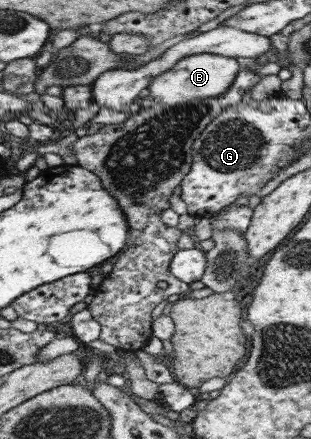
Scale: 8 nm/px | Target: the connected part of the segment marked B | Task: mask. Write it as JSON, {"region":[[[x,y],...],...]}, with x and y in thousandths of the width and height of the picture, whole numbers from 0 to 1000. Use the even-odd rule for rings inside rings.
{"region":[[[650,118],[579,132],[553,153],[508,166],[482,180],[476,200],[463,214],[492,223],[505,239],[572,241],[605,237],[630,223],[695,223],[733,205],[759,173],[759,164],[778,153],[759,134],[727,128],[701,128]]]}

